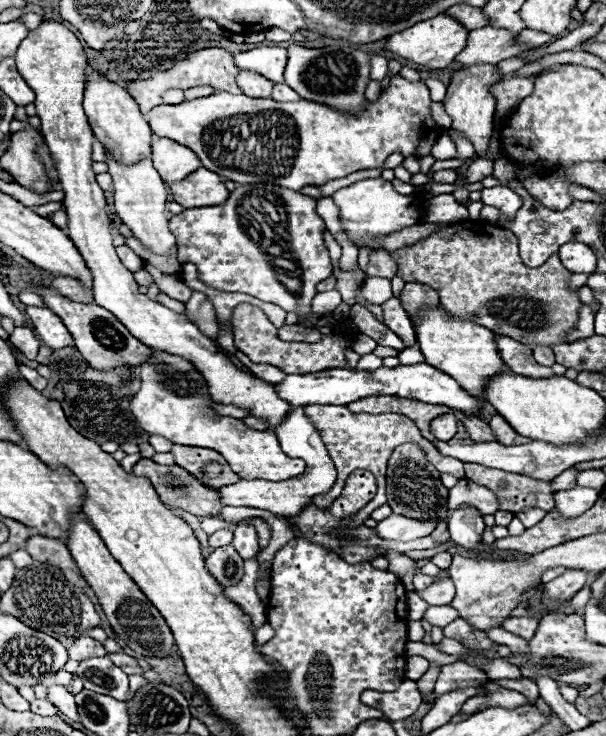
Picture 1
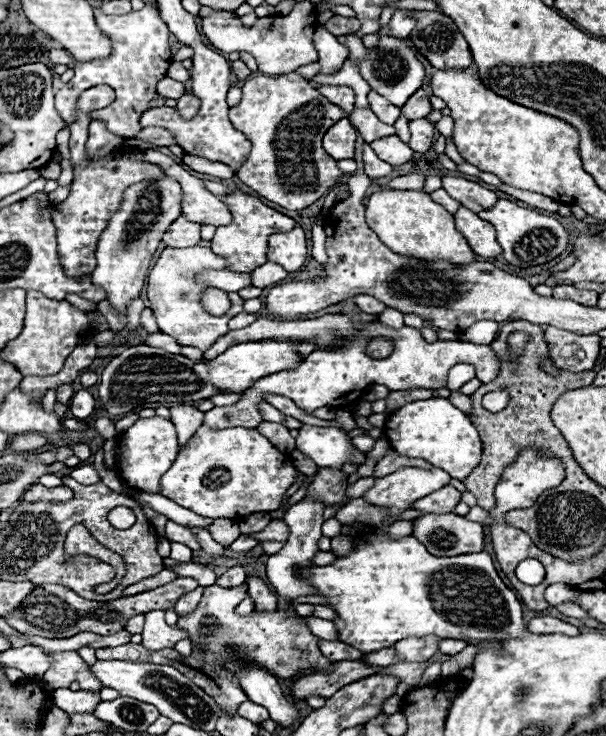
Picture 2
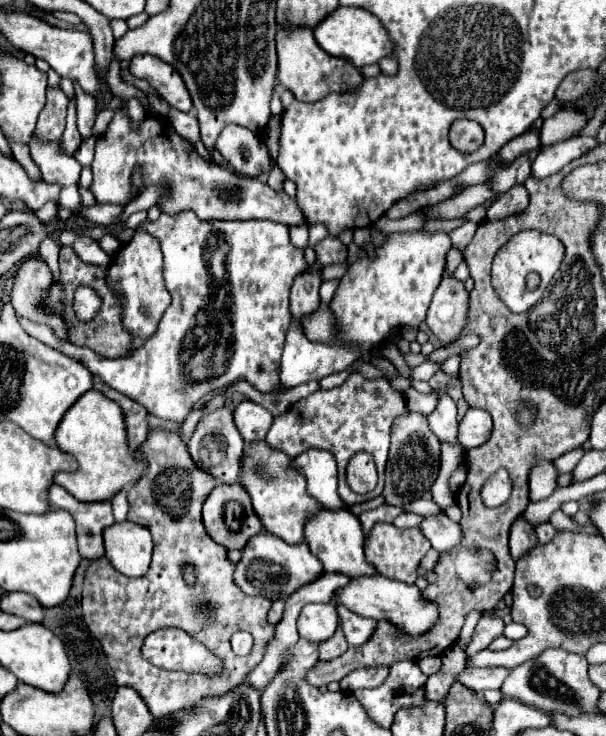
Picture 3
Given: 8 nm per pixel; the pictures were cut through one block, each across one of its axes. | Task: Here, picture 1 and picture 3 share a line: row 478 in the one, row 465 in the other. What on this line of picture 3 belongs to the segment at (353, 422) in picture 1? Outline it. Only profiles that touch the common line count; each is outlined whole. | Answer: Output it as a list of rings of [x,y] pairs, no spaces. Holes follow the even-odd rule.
[[[352,372],[342,386],[332,390],[318,390],[294,404],[286,414],[274,418],[266,442],[270,448],[280,450],[290,458],[295,458],[310,448],[334,452],[338,464],[338,494],[348,506],[354,506],[382,494],[384,466],[390,446],[390,426],[392,420],[406,410],[408,408],[404,396],[394,392],[386,378],[366,380],[360,372]],[[356,452],[370,452],[378,464],[378,488],[364,496],[352,492],[346,484],[346,464]]]

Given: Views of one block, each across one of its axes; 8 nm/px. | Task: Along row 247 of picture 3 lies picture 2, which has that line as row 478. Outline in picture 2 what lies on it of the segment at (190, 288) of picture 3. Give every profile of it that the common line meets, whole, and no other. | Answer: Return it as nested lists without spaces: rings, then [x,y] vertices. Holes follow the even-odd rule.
[[[200,426],[186,448],[176,456],[170,470],[162,476],[160,494],[198,516],[244,518],[254,512],[278,510],[296,474],[298,470],[292,466],[292,460],[278,452],[258,430],[212,430]]]

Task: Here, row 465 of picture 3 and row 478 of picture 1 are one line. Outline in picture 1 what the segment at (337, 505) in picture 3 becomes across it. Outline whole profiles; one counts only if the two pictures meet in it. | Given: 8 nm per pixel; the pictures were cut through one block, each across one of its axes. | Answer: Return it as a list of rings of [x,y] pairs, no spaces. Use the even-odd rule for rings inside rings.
[[[294,408],[290,410],[290,414],[284,416],[282,424],[274,428],[276,436],[280,438],[282,450],[288,452],[290,456],[302,458],[306,462],[306,470],[292,478],[292,480],[284,480],[284,482],[268,482],[268,480],[240,480],[236,484],[228,484],[222,486],[218,490],[220,494],[220,502],[224,506],[248,506],[248,508],[260,508],[260,510],[268,510],[272,514],[278,516],[296,516],[304,506],[308,506],[312,502],[312,496],[328,492],[332,488],[332,484],[336,482],[336,468],[328,456],[328,450],[324,448],[322,436],[320,432],[314,428],[314,424],[308,420],[308,416],[304,414],[304,408]]]

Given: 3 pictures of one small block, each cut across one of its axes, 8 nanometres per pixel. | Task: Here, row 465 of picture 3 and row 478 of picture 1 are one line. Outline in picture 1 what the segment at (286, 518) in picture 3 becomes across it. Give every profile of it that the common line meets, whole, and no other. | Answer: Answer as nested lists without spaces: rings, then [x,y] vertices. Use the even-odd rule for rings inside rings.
[[[152,350],[152,356],[140,366],[140,376],[142,388],[134,394],[130,410],[146,432],[160,434],[174,444],[220,452],[242,480],[282,482],[306,470],[304,460],[290,458],[282,452],[274,432],[254,430],[238,418],[216,414],[212,410],[212,400],[204,376],[200,376],[200,372],[188,360],[168,352]]]

